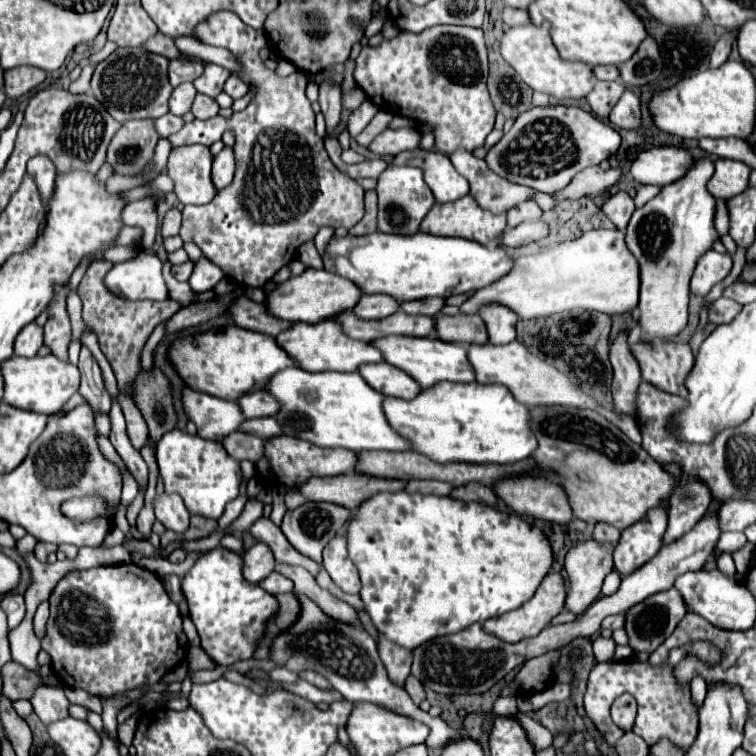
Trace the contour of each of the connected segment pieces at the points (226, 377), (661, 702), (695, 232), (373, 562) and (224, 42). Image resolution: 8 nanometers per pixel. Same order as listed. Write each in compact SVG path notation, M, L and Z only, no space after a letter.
M228 326L226 330L210 330L206 334L176 340L170 350L170 358L190 388L232 402L244 394L264 390L270 384L272 374L290 366L300 368L300 364L290 358L272 336L256 334L238 326Z
M626 660L626 662L604 662L596 664L590 672L588 678L588 690L584 696L584 708L586 714L592 718L592 722L602 730L606 742L614 746L616 740L624 736L624 730L618 728L612 718L610 718L610 706L620 694L632 694L638 702L638 716L632 726L632 732L644 738L648 746L656 744L662 738L672 740L674 744L682 748L690 748L696 734L698 734L698 712L696 706L692 704L690 698L690 688L688 690L676 690L668 678L660 678L656 670L648 670L648 662L638 662L638 660Z
M698 160L696 166L680 180L664 186L658 196L654 196L648 204L638 208L632 214L632 220L626 230L626 246L636 256L640 266L640 302L638 302L638 326L640 326L640 342L652 344L656 340L670 340L680 334L688 324L688 286L692 272L698 260L712 250L712 244L720 240L718 230L714 226L716 198L708 192L706 184L714 174L714 164L710 160Z
M404 490L374 494L368 500L364 500L358 508L350 510L350 522L348 522L346 538L348 538L350 560L356 564L358 572L360 572L360 580L362 580L360 598L364 602L366 612L372 618L372 624L376 626L376 630L380 634L384 634L388 640L392 640L394 644L398 644L398 646L402 646L406 650L414 650L416 646L420 646L420 644L424 644L424 642L428 642L428 640L432 640L436 636L460 632L460 630L468 628L474 622L482 624L488 618L498 618L498 616L518 608L528 598L532 598L532 594L536 592L536 586L550 572L550 566L552 566L552 550L550 550L550 544L548 544L546 536L538 528L528 526L528 522L524 522L516 514L498 512L496 508L480 506L478 502L466 502L464 504L462 500L454 500L450 496L436 496L436 494L418 494L418 492L408 494Z
M216 12L196 26L194 38L210 46L228 48L240 64L240 70L234 74L238 74L242 82L254 88L254 98L250 100L246 110L233 113L228 119L219 114L208 120L195 119L190 124L184 124L184 130L170 136L172 146L184 146L184 144L210 146L212 142L220 140L226 128L236 132L236 144L234 144L236 176L232 186L228 186L228 190L220 190L210 204L184 206L180 238L184 242L194 242L210 262L214 262L228 278L236 280L240 286L262 288L268 280L272 280L272 276L282 266L286 266L290 260L296 258L296 252L302 244L316 238L322 226L332 226L332 228L342 226L350 230L354 224L358 224L364 216L364 190L354 178L340 172L332 164L332 160L324 150L322 140L316 136L314 112L304 92L306 90L304 74L290 74L286 78L280 78L262 64L258 52L262 46L268 44L268 36L264 34L264 30L254 30L246 26L234 12Z

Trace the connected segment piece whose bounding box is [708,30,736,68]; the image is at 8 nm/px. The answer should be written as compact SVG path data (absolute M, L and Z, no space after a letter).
M732 30L732 36L722 36L722 38L716 42L716 46L714 46L712 54L710 54L708 68L720 68L720 66L728 60L730 50L732 50L732 42L734 42L734 36L736 36L736 30Z

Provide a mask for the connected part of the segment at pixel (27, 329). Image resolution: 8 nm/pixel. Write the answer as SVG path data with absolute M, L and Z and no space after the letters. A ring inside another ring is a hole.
M30 322L18 334L16 344L14 344L14 354L16 356L24 356L24 358L32 358L32 356L38 354L38 350L40 350L42 344L44 344L42 342L42 328L36 326L34 322Z

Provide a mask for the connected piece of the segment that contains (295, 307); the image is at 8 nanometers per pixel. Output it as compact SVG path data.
M306 268L300 276L286 280L276 290L268 294L268 306L272 306L274 314L280 318L288 318L290 322L308 322L318 324L322 320L330 320L346 310L352 310L362 296L362 290L348 278L328 272L328 270L314 270Z

